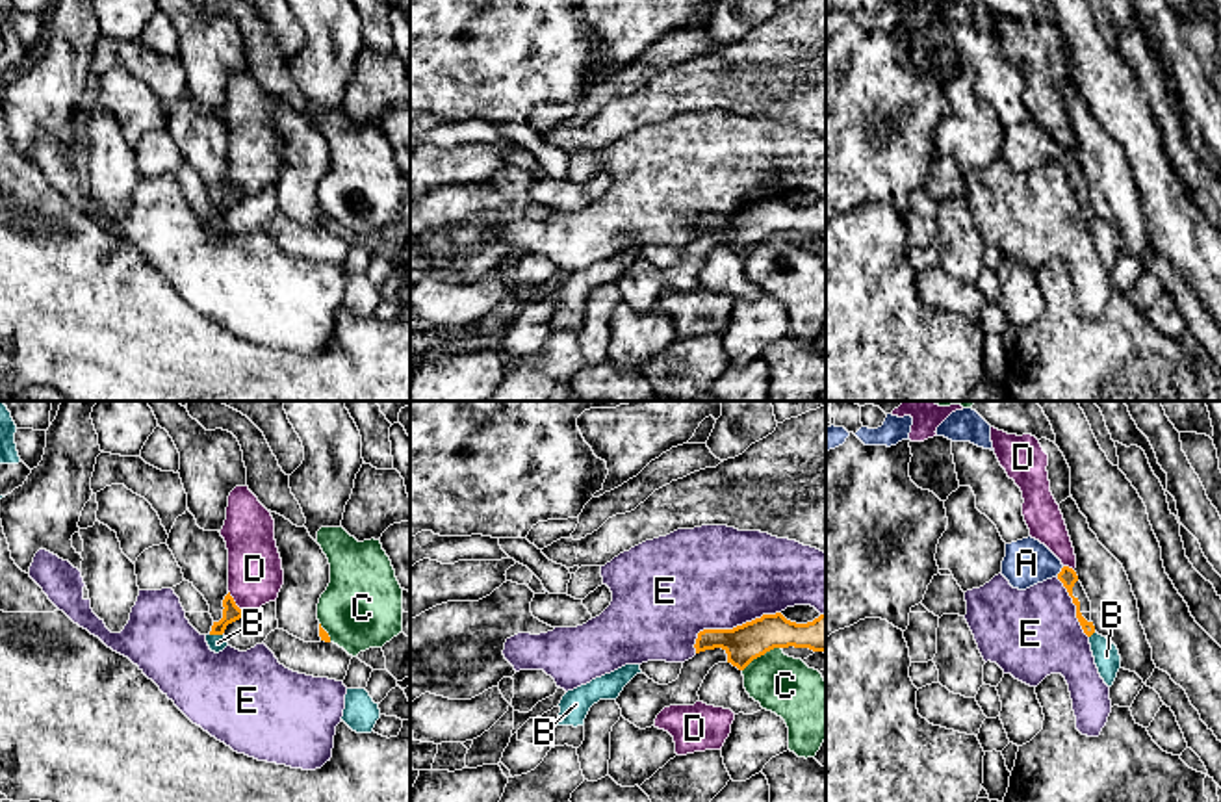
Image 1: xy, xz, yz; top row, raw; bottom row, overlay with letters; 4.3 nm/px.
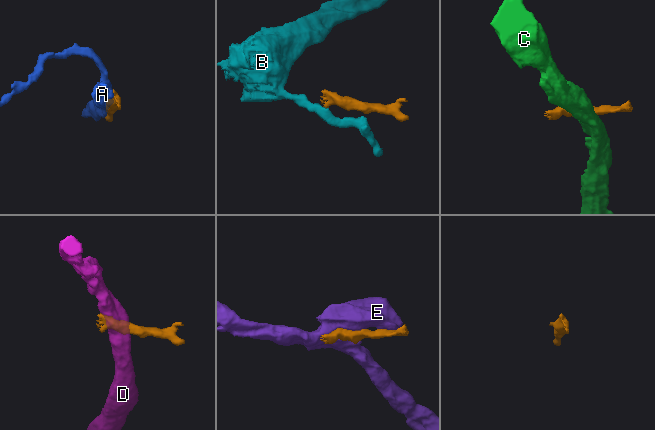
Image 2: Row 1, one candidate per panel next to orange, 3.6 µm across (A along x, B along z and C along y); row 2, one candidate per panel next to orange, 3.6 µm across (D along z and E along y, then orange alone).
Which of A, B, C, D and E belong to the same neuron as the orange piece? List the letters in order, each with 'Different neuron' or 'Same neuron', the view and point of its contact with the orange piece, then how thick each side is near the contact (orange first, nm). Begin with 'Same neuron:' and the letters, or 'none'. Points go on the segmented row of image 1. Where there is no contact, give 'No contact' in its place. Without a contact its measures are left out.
Same neuron: none
A: Different neuron. Touches orange at yz (1060, 572). Thickness 80 nm (orange) against 200 nm
B: Different neuron. Touches orange at xy (216, 633). Thickness 80 nm (orange) against 80 nm
C: Different neuron. Touches orange at xz (761, 654). Thickness 160 nm (orange) against 260 nm
D: Different neuron. Touches orange at xy (234, 602). Thickness 80 nm (orange) against 240 nm
E: Different neuron. Touches orange at xz (730, 630). Thickness 160 nm (orange) against 440 nm

